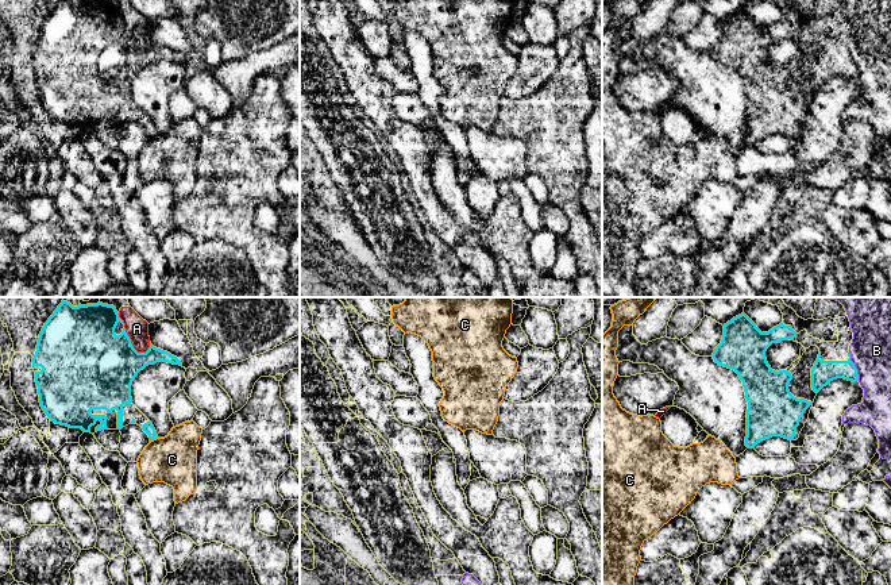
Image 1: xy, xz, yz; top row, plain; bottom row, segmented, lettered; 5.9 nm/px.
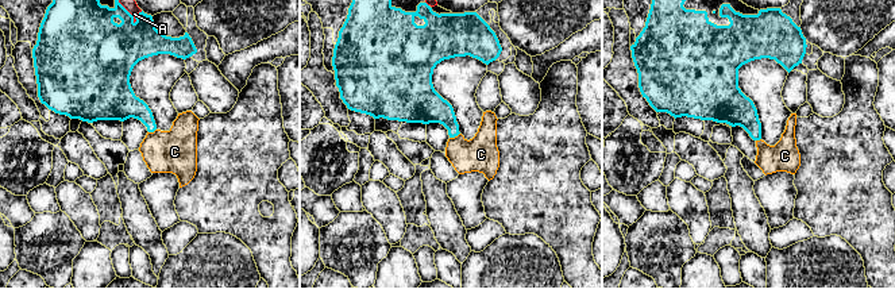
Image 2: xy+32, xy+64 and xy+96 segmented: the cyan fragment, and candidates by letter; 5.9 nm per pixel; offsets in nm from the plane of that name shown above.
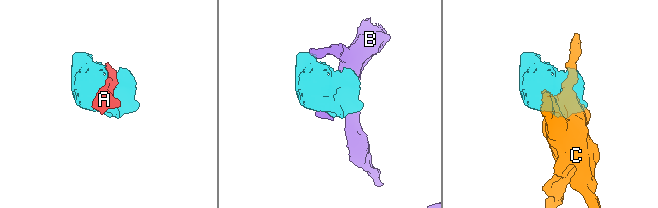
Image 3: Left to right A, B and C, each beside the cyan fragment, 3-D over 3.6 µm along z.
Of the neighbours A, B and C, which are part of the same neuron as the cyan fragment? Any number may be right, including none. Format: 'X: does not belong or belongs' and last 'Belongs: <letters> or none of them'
A: does not belong
B: does not belong
C: does not belong
Belongs: none of them

